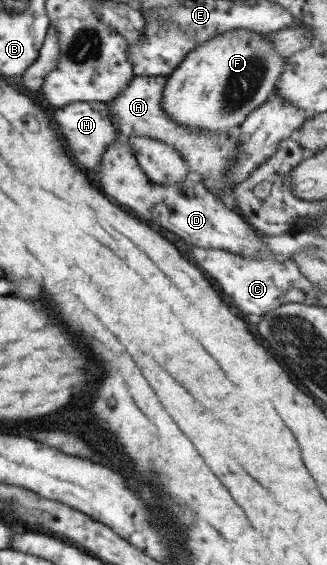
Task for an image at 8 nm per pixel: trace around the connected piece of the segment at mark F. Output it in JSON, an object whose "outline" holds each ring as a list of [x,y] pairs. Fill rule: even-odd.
{"outline":[[[232,28],[199,43],[165,77],[161,108],[176,125],[197,128],[205,134],[237,130],[251,110],[274,93],[275,82],[284,67],[271,40],[260,32]]]}

